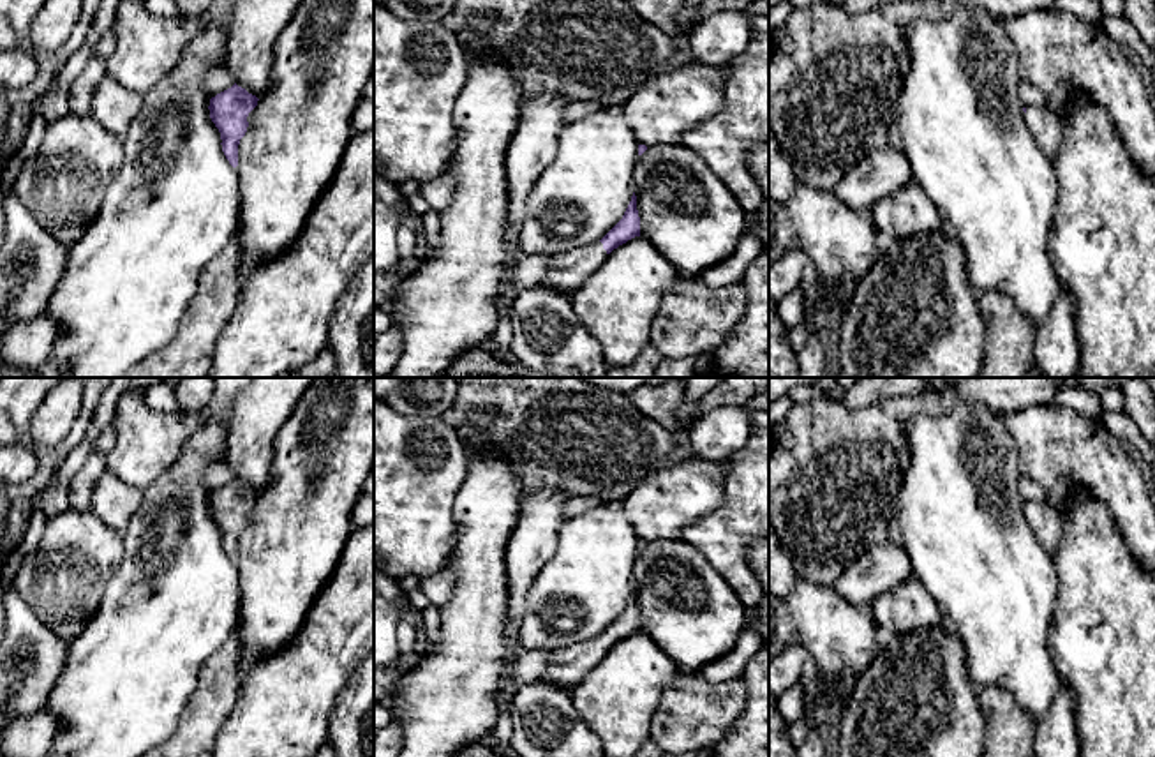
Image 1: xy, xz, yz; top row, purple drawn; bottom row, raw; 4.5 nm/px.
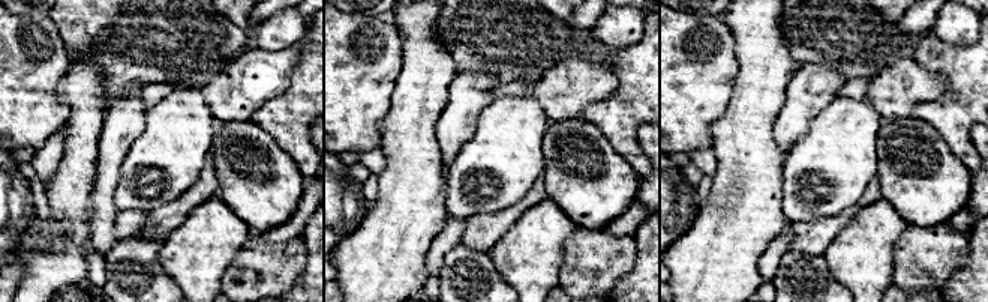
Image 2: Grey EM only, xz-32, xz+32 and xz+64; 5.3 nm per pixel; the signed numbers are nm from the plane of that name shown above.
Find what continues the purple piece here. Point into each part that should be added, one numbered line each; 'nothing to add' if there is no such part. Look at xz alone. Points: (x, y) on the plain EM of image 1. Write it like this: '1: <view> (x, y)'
1: xz (565, 667)

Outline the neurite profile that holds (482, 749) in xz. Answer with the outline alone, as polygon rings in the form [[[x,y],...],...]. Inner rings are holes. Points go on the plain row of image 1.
[[[478,741],[460,750],[455,757],[513,757],[510,752],[497,750],[490,741]]]

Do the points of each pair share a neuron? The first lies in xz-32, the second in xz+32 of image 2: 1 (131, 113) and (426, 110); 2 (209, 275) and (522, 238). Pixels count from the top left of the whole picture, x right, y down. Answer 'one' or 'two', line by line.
1: two
2: one

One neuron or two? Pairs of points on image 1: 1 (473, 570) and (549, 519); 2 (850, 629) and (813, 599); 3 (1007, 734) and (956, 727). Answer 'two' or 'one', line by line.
1: two
2: one
3: two

